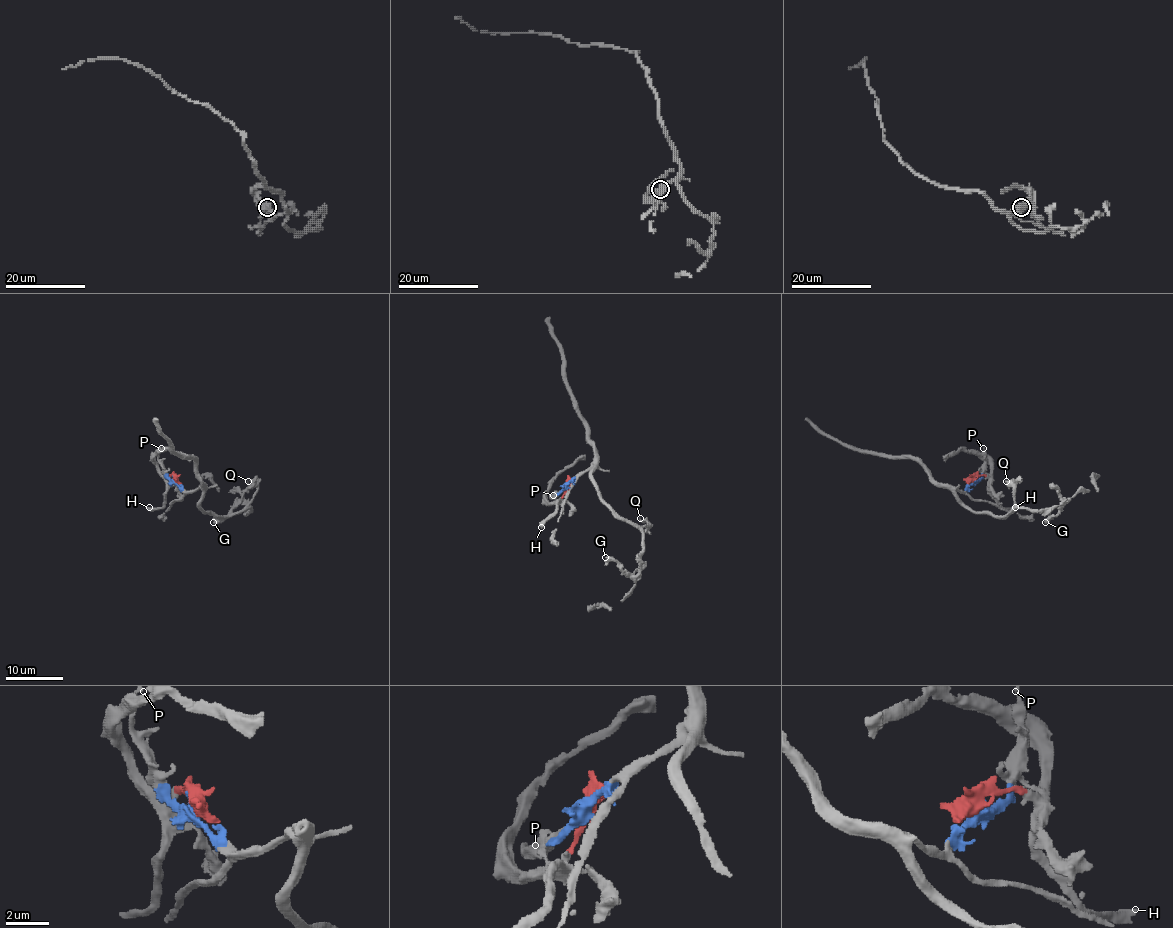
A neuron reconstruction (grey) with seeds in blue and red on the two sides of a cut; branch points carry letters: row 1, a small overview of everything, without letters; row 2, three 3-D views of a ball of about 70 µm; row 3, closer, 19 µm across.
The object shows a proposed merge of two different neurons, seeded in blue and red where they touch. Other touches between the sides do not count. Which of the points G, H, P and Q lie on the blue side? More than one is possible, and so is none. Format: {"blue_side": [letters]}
{"blue_side": ["G", "P", "Q"]}

